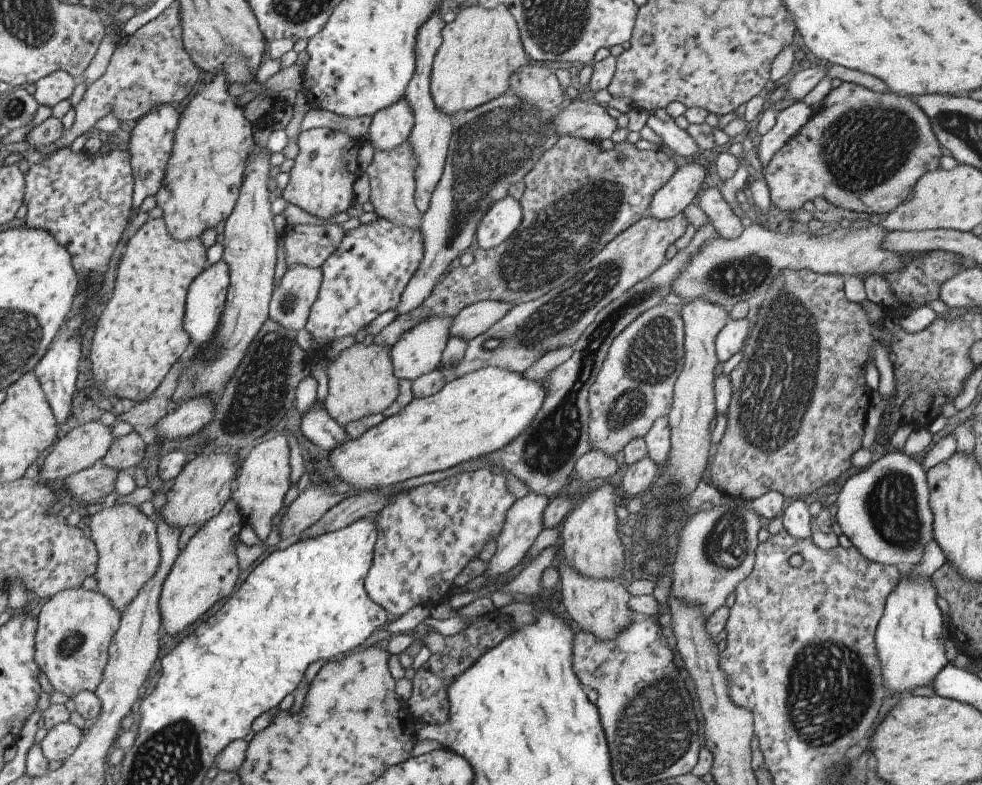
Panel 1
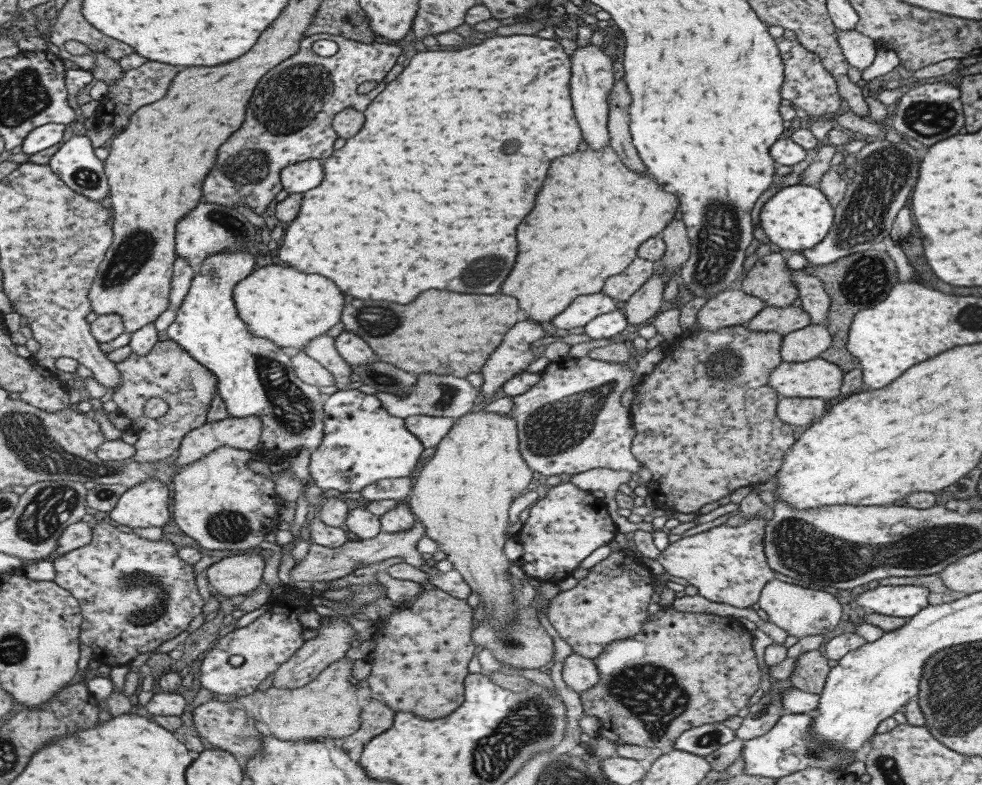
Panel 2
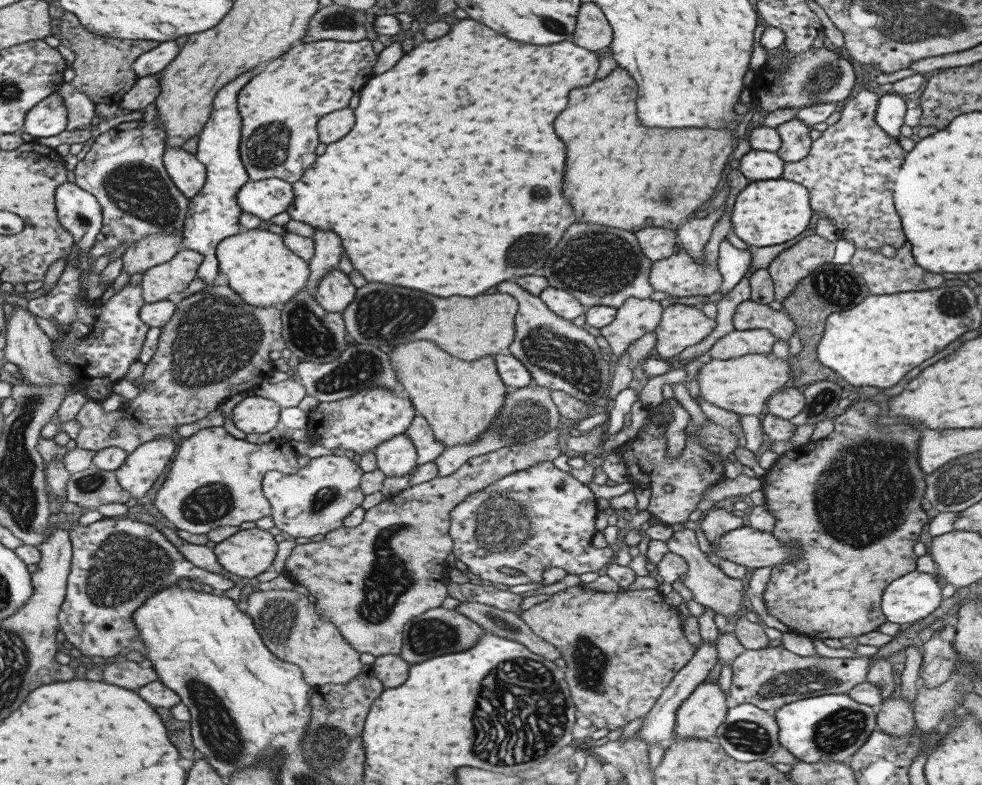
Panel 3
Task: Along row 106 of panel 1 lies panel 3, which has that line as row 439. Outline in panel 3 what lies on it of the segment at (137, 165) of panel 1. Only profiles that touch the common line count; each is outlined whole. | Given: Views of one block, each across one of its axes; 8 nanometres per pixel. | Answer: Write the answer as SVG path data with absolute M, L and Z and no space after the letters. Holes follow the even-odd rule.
M160 437L137 446L128 453L124 464L114 471L120 488L127 490L134 498L142 498L154 486L162 471L170 466L174 452L176 452L176 442L172 437Z

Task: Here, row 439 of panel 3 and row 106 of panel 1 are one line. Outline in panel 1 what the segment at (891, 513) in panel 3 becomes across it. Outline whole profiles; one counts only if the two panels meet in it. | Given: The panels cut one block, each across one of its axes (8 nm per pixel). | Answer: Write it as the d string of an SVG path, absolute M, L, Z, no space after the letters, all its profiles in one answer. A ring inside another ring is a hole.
M852 82L830 88L821 102L820 108L812 110L806 124L772 156L766 167L764 178L773 210L793 213L803 208L806 202L823 198L844 210L888 214L910 198L921 176L939 167L943 156L941 144L930 119L916 102L896 94L873 92Z

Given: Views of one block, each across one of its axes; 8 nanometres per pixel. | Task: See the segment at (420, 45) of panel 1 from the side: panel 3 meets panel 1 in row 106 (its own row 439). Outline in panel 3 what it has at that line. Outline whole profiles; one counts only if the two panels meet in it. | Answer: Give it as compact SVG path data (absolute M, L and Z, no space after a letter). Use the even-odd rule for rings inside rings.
M416 414L412 419L407 433L417 450L418 465L435 461L445 451L445 444L433 435L428 421L420 414Z

